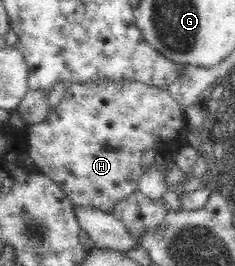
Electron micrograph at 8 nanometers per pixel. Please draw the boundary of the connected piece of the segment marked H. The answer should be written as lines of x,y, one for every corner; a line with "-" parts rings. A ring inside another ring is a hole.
106,77
74,82
66,87
62,99
49,110
47,117
39,123
28,125
28,154
39,171
52,179
69,201
81,209
99,209
109,213
117,201
123,201
137,190
142,175
141,157
156,149
157,154
173,160
174,154
187,145
188,129
185,111
167,89
146,85
141,81
112,81

